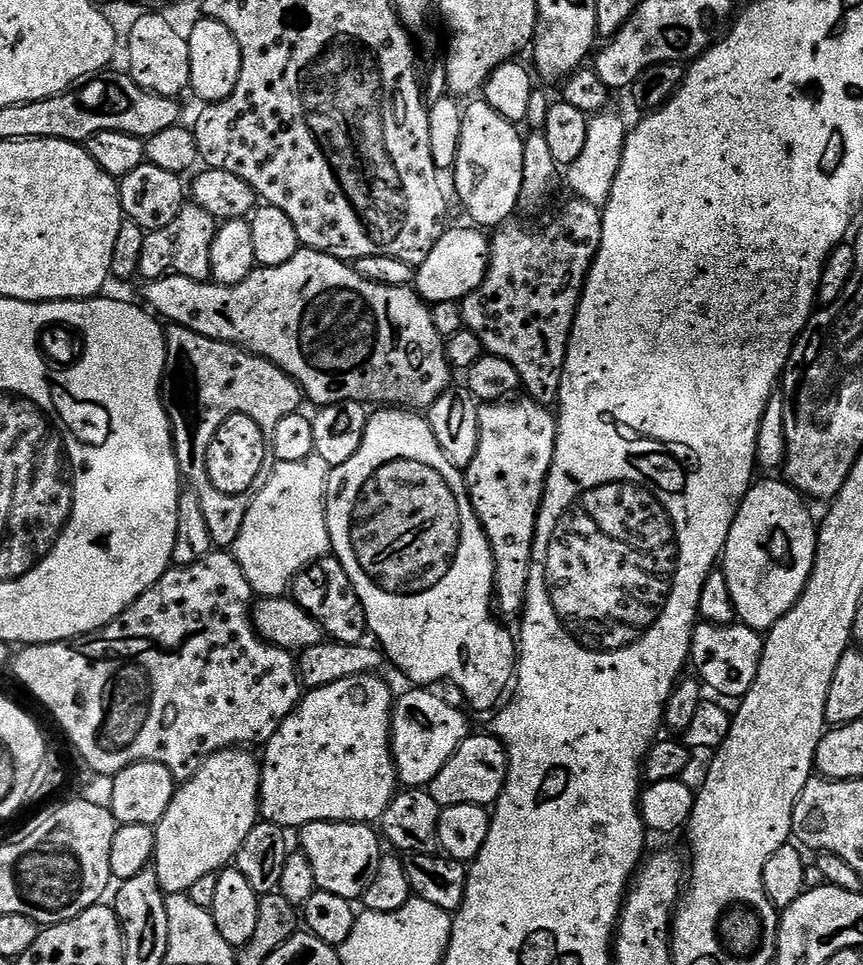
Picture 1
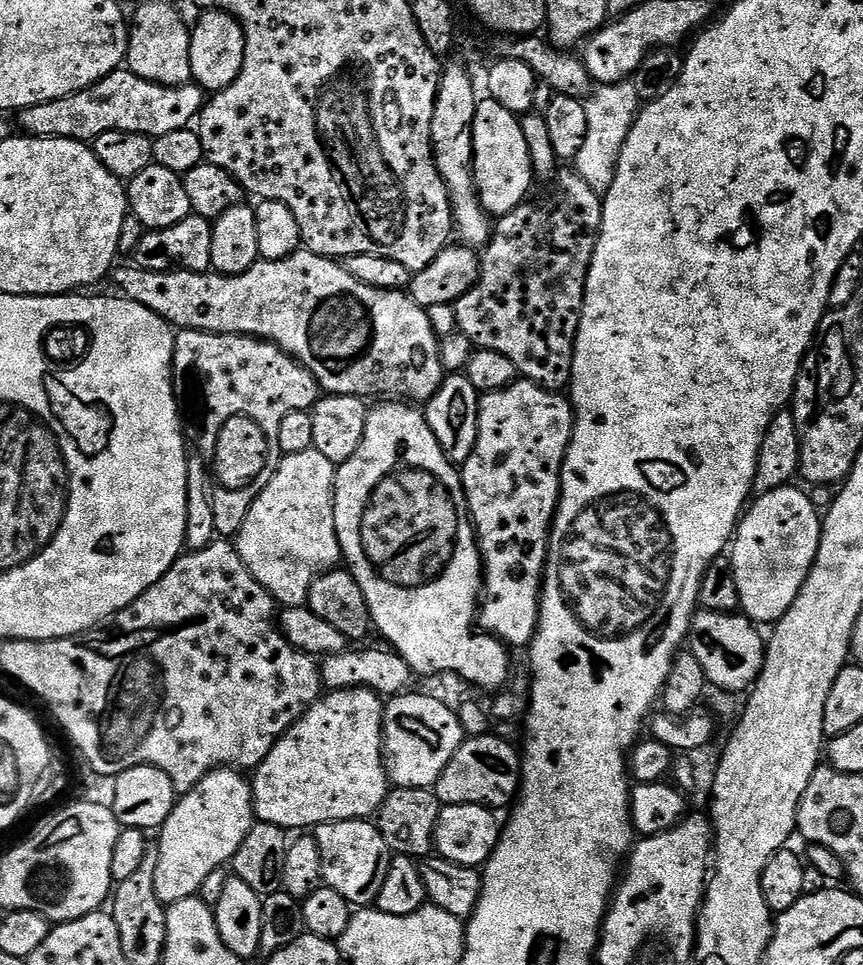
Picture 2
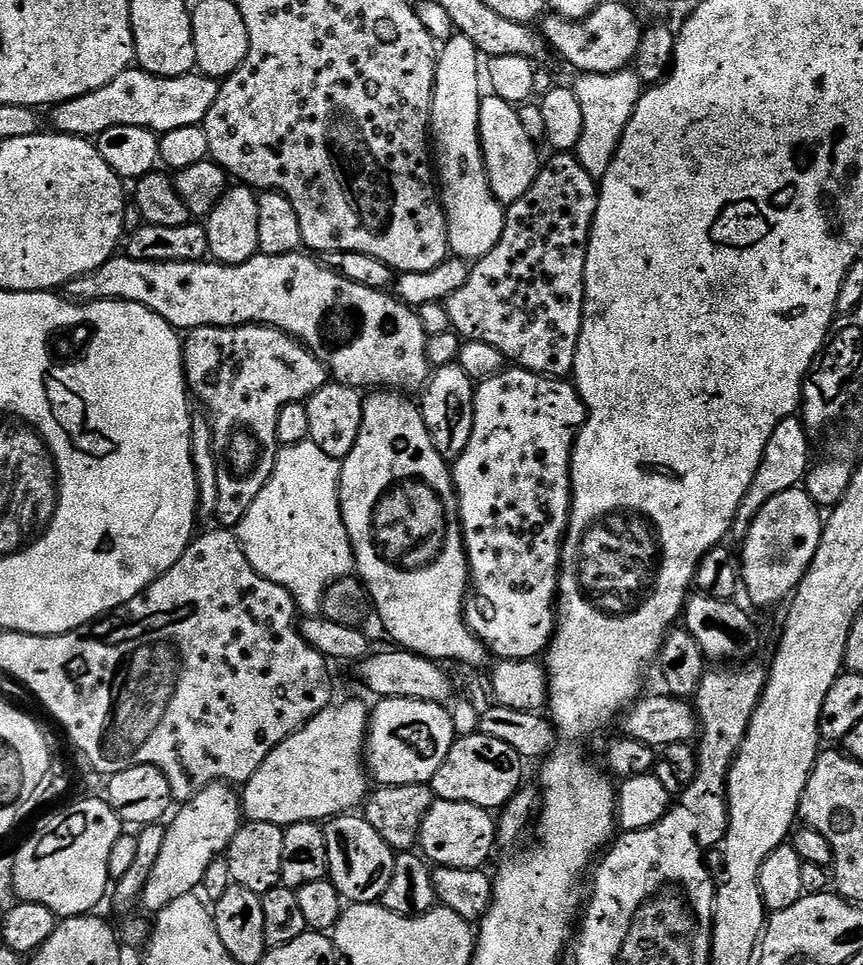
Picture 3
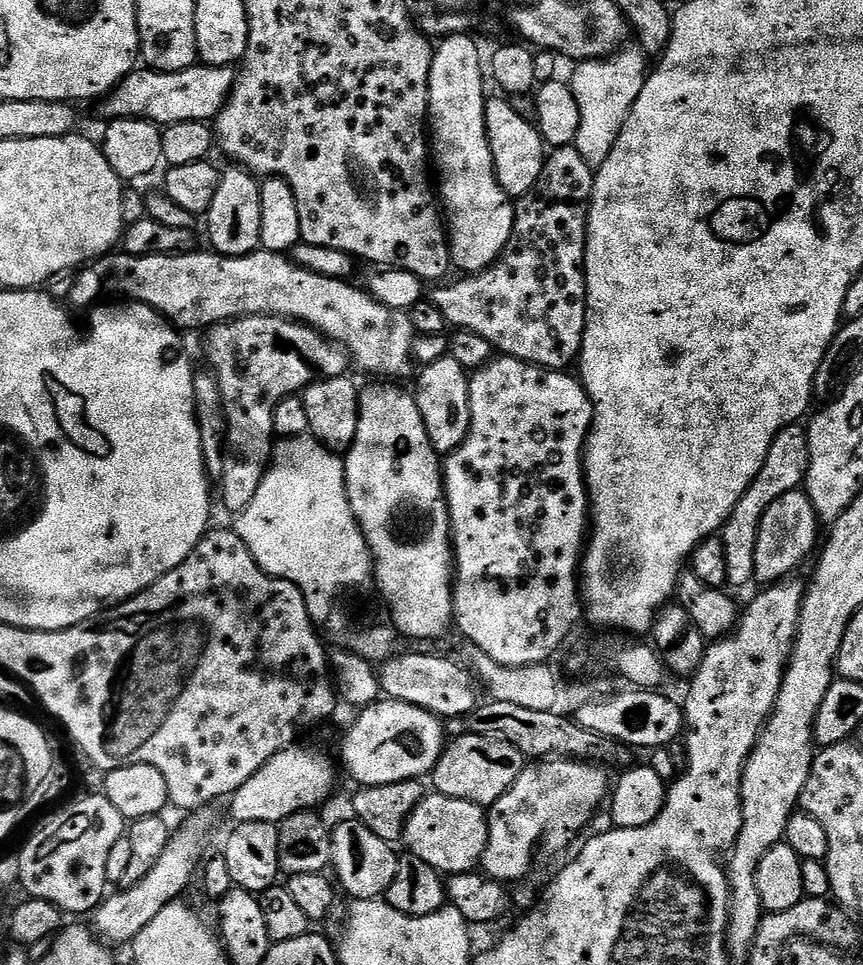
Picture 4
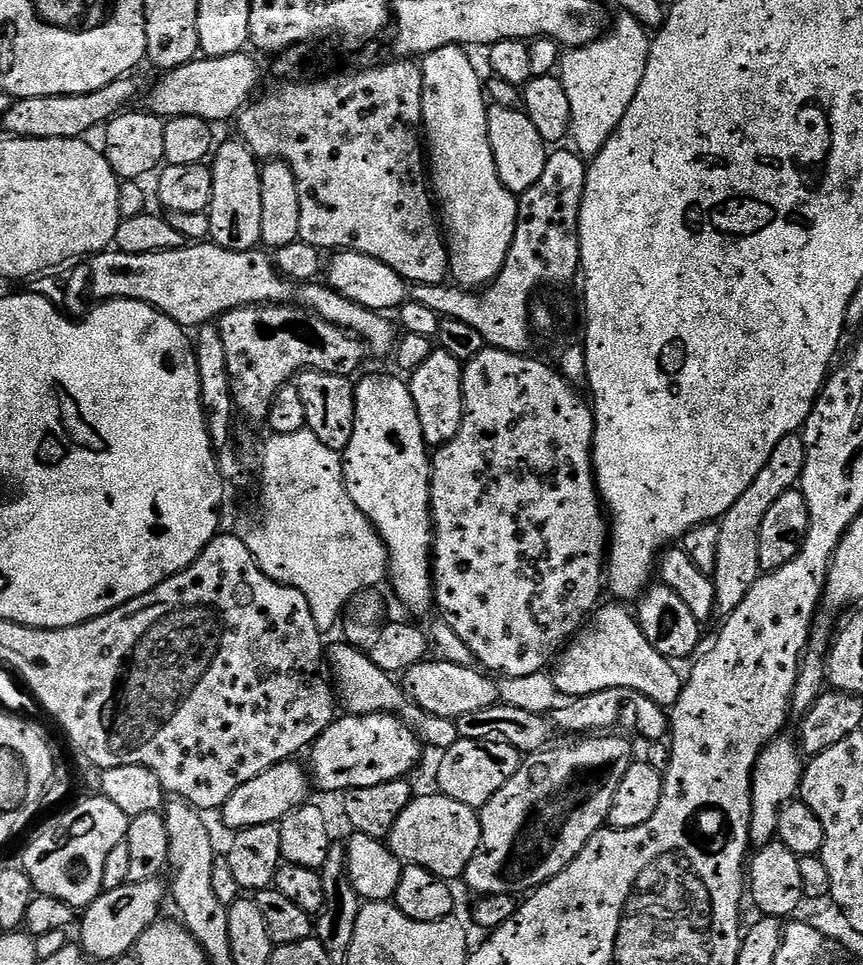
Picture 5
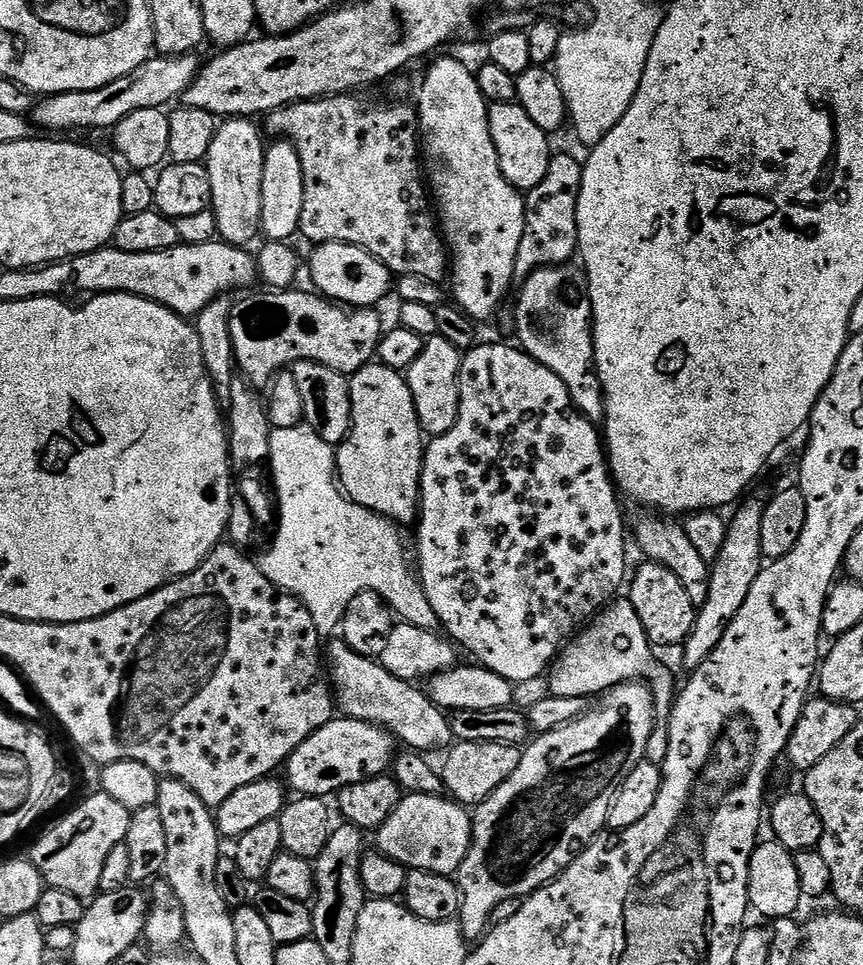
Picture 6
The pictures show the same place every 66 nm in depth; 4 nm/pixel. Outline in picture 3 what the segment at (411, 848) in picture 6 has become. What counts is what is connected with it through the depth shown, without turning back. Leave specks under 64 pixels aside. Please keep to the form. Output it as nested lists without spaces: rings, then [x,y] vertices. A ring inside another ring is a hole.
[[[433,799],[430,810],[426,810],[426,818],[422,818],[422,826],[420,827],[420,839],[418,841],[419,851],[422,853],[425,860],[431,862],[433,865],[441,868],[478,868],[483,869],[484,863],[492,856],[492,847],[497,847],[498,844],[498,824],[494,819],[493,813],[486,808],[479,808],[473,804],[466,802],[446,802],[445,800]]]

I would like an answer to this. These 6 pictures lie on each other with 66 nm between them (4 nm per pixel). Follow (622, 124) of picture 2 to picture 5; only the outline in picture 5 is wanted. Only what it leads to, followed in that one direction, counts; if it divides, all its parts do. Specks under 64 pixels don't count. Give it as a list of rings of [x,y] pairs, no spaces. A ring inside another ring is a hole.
[[[627,14],[618,16],[617,20],[615,17],[607,34],[595,40],[593,44],[587,44],[585,48],[565,51],[558,65],[558,75],[566,90],[566,98],[570,101],[572,119],[570,140],[573,140],[571,143],[575,151],[585,158],[599,154],[602,146],[606,146],[606,142],[622,122],[626,110],[630,110],[630,102],[634,102],[634,94],[638,94],[638,86],[642,86],[642,74],[646,74],[646,62],[652,49],[649,29],[638,23],[633,16]]]

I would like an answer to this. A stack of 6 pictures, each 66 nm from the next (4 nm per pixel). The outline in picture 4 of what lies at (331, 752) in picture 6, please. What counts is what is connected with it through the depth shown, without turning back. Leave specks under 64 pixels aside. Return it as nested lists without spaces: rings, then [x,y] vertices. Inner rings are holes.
[[[384,698],[375,706],[363,709],[357,716],[360,717],[344,736],[344,749],[340,752],[345,770],[357,780],[357,785],[369,788],[420,780],[431,773],[444,753],[446,735],[440,725],[443,724],[441,717],[418,706]]]

